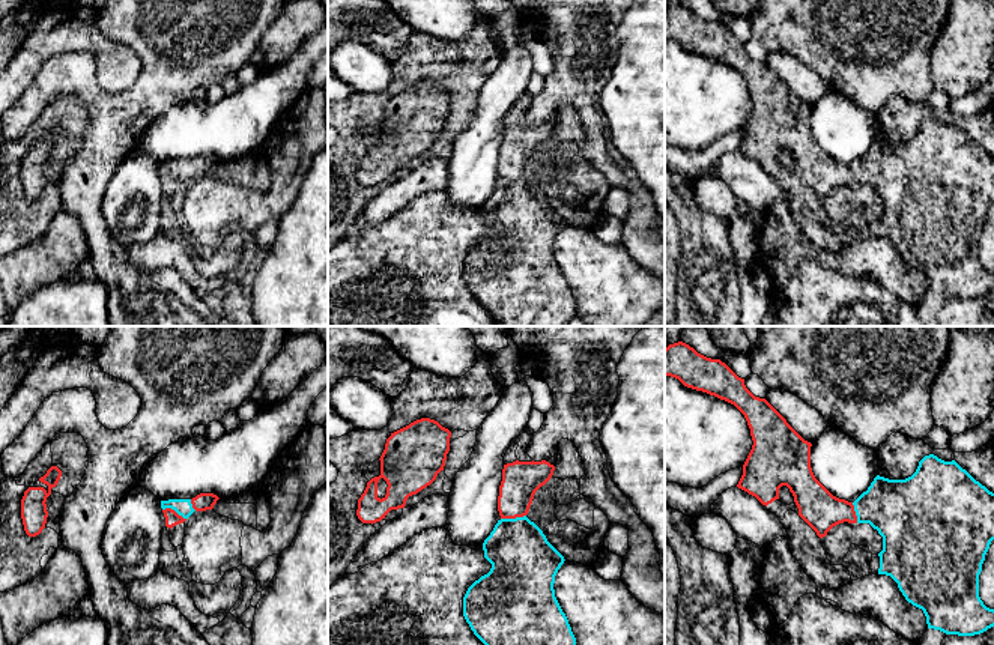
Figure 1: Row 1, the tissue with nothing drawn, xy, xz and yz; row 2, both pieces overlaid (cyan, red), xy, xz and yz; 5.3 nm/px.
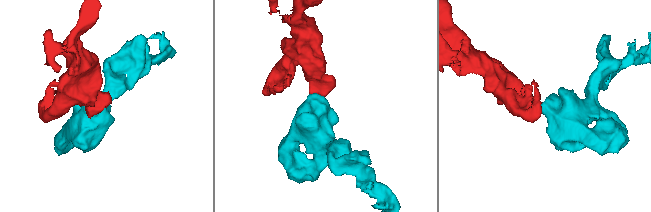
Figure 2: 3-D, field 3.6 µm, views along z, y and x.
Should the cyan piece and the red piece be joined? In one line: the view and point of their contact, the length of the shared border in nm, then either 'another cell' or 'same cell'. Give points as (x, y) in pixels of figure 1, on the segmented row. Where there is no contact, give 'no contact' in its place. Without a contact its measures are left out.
meets cyan in xz at (513, 519); contact 140 nm long; same cell

